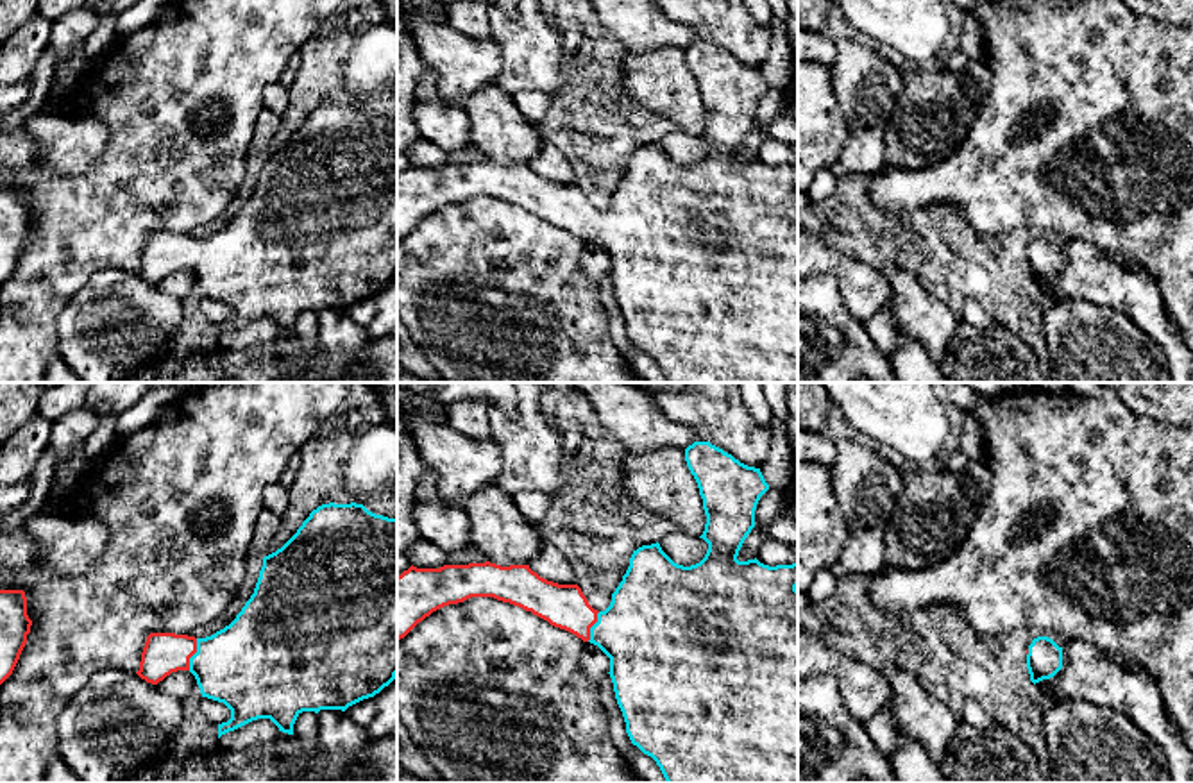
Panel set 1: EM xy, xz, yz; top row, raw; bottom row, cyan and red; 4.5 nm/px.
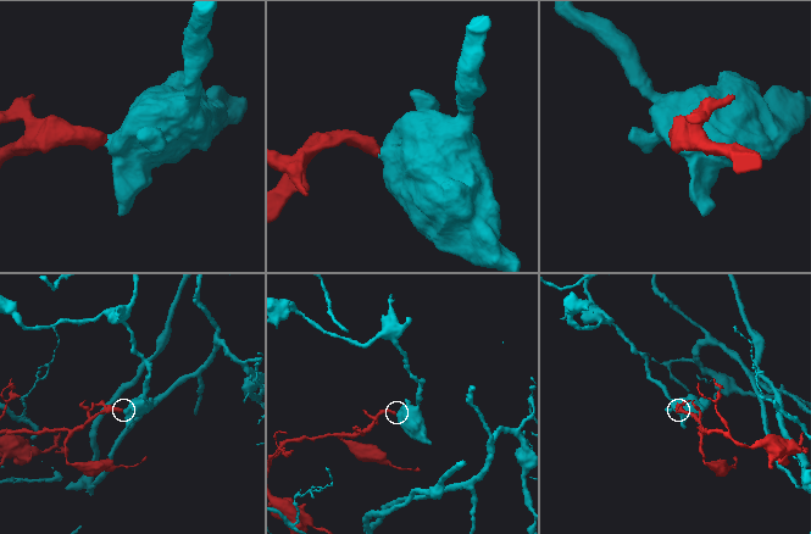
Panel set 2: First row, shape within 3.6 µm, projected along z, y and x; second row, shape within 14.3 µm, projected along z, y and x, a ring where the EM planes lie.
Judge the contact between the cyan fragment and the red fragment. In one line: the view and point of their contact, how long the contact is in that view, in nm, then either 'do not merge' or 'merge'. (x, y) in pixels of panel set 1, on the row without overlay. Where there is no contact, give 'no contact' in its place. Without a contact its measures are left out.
xy (194, 254) | 150 nm | merge

